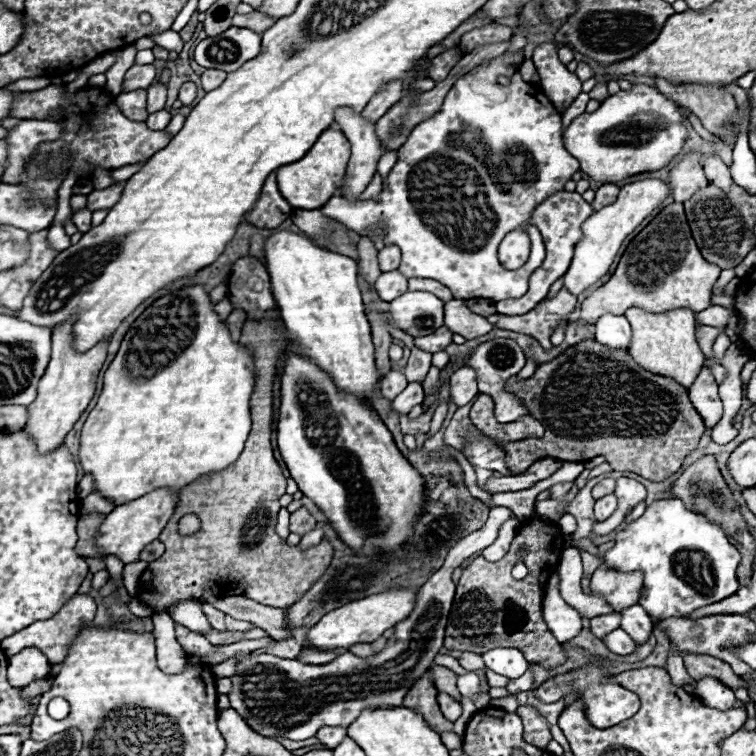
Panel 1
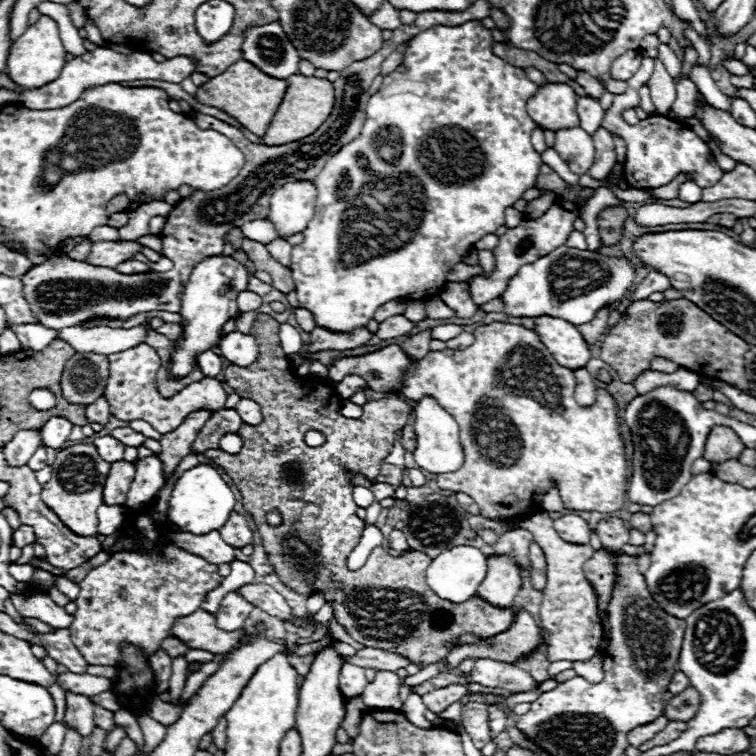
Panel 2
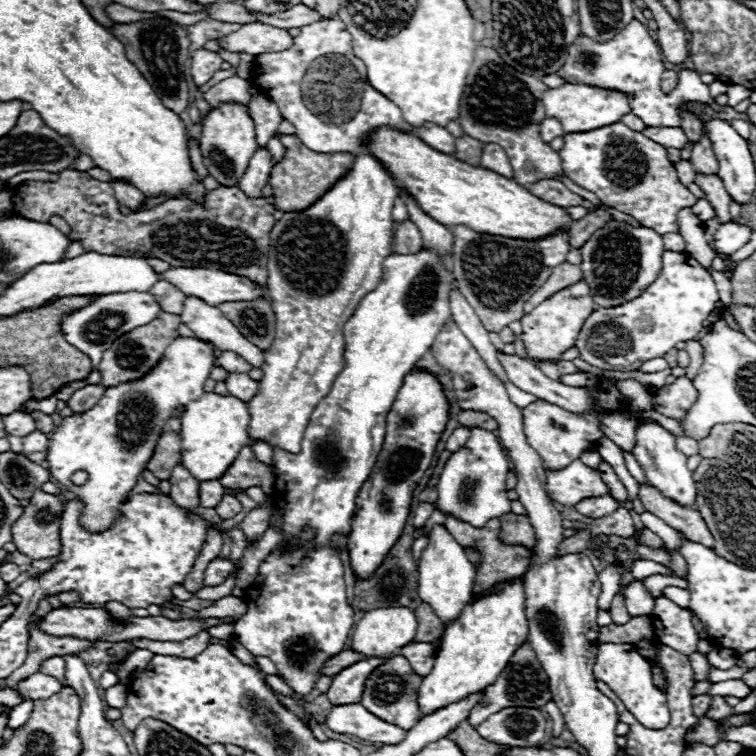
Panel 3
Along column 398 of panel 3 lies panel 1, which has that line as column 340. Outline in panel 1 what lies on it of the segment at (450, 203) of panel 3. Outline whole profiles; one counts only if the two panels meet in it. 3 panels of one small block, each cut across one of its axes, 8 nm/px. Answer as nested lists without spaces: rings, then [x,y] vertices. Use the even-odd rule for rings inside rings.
[[[328,128],[320,134],[316,144],[308,150],[304,158],[276,170],[278,188],[294,208],[302,208],[302,210],[322,208],[322,204],[330,200],[332,194],[336,194],[336,190],[342,186],[348,160],[350,160],[350,144],[346,136],[340,130]]]

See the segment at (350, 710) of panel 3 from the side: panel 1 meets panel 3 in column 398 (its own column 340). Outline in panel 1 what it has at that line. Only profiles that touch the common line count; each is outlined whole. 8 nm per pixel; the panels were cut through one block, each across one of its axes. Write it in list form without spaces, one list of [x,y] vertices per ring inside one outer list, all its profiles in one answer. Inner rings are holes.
[[[320,728],[316,738],[326,746],[326,748],[336,748],[344,738],[346,738],[346,728]]]

